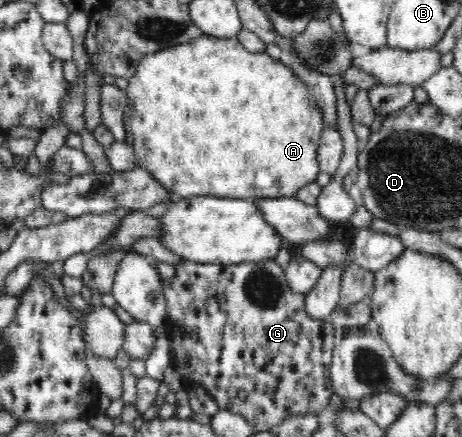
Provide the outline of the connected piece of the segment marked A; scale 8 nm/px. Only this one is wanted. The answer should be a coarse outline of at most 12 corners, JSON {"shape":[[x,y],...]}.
{"shape":[[203,35],[128,78],[174,200],[294,197],[324,130],[291,68]]}

